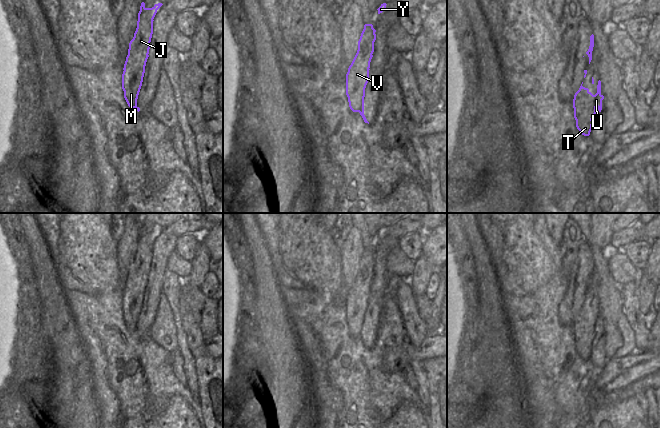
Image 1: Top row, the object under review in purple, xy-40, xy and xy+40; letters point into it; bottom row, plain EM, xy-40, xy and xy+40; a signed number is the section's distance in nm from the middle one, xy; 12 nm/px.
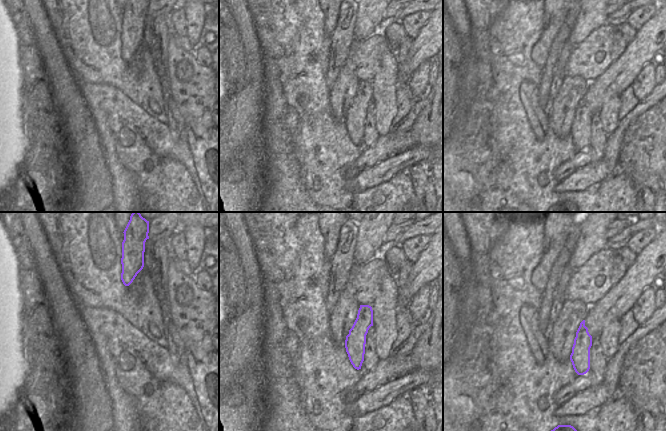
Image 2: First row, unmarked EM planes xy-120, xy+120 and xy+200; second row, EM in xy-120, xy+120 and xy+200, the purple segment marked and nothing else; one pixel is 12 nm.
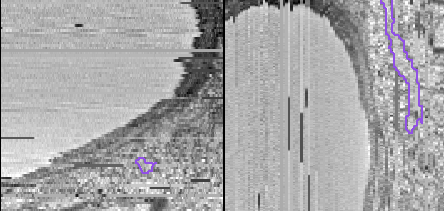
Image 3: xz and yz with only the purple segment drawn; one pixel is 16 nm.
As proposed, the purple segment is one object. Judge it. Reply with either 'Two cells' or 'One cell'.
One cell

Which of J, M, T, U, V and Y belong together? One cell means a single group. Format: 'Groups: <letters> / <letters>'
Groups: J M T U V Y

